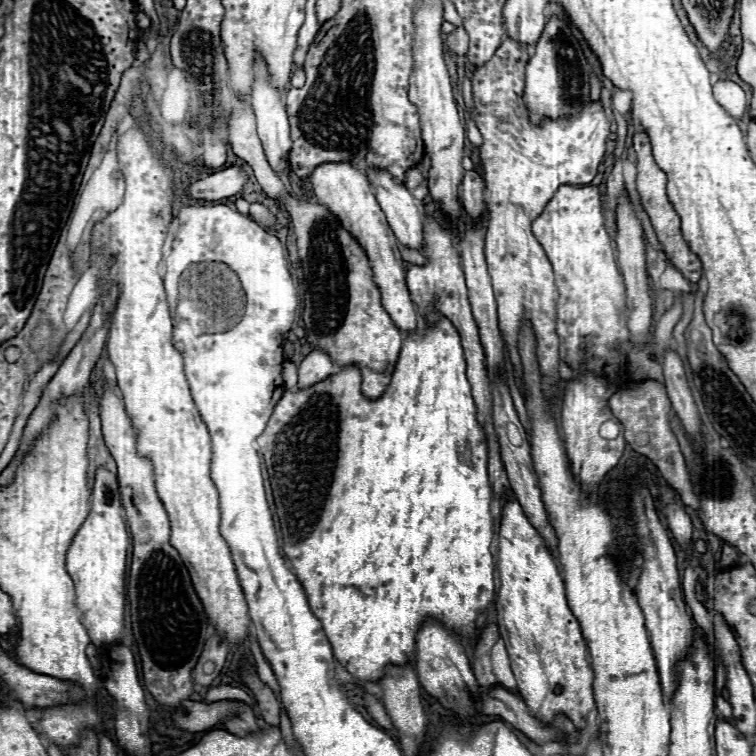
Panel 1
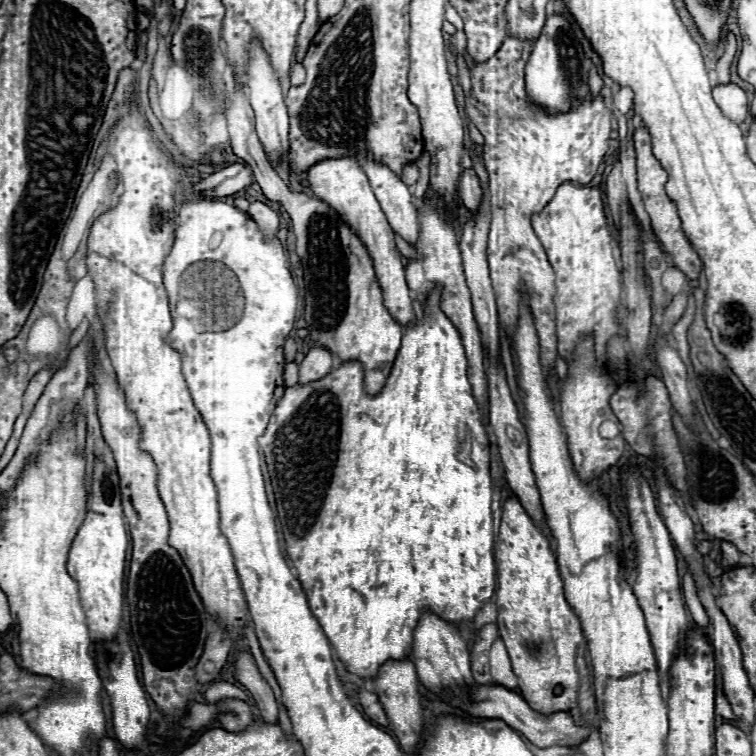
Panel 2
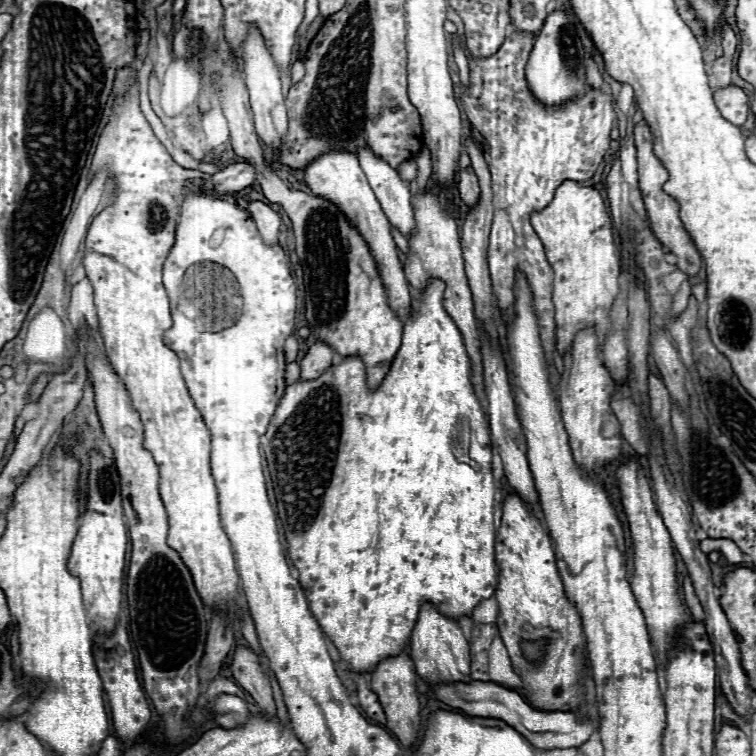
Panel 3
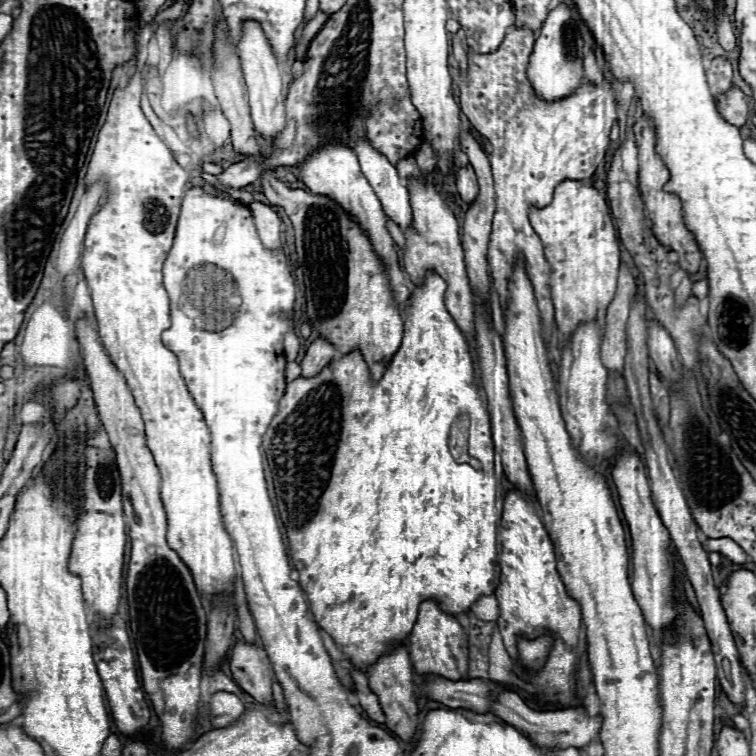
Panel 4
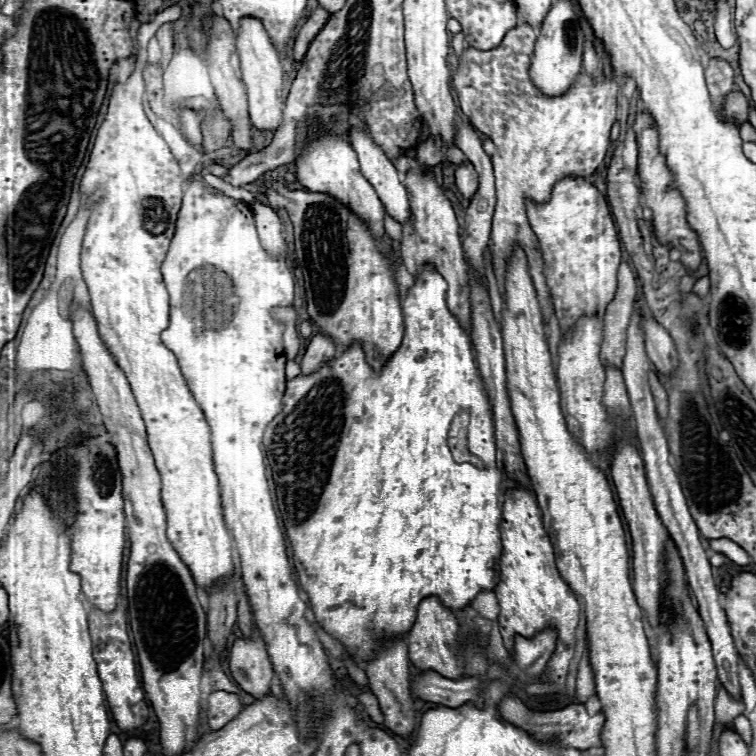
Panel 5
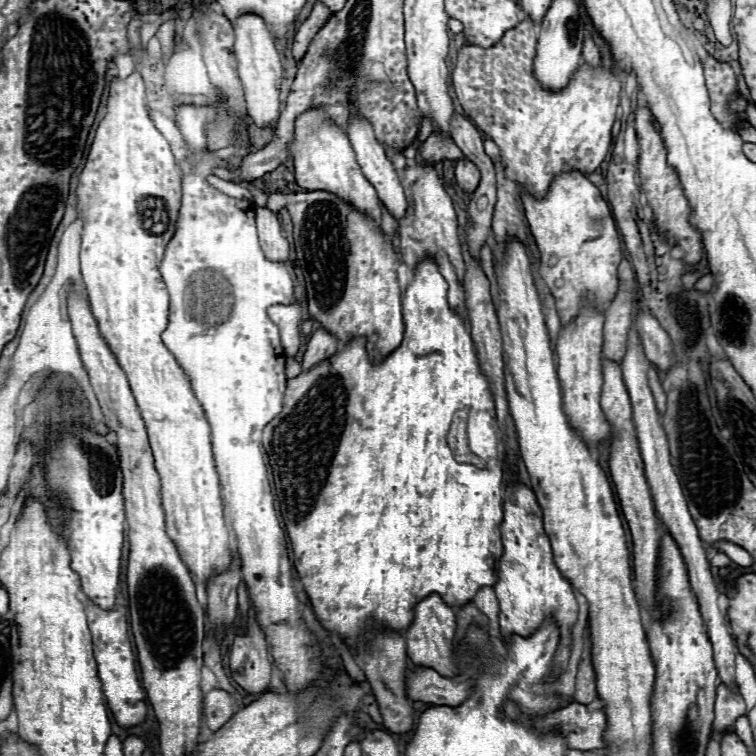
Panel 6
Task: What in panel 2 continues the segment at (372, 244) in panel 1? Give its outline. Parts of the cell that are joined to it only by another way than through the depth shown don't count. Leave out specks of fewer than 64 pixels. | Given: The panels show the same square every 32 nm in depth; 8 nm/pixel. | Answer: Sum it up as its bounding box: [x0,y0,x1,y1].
[306,156,414,326]

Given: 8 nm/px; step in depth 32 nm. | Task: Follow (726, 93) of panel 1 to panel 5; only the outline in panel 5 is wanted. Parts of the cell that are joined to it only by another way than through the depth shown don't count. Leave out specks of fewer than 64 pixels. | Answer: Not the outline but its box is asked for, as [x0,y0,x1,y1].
[724,90,750,126]

